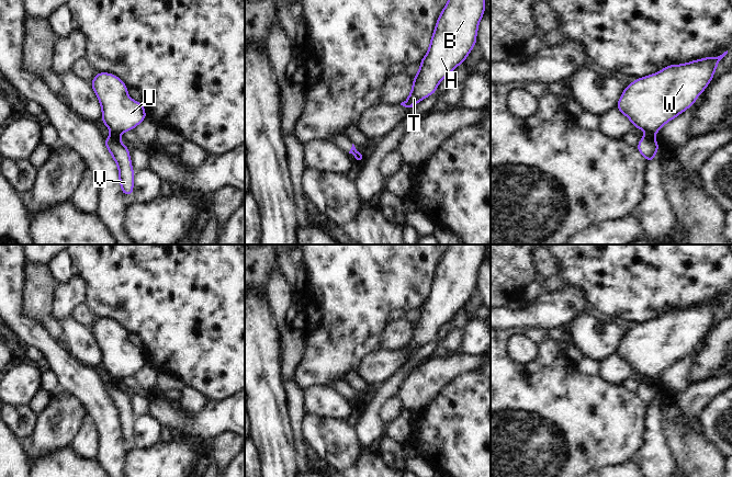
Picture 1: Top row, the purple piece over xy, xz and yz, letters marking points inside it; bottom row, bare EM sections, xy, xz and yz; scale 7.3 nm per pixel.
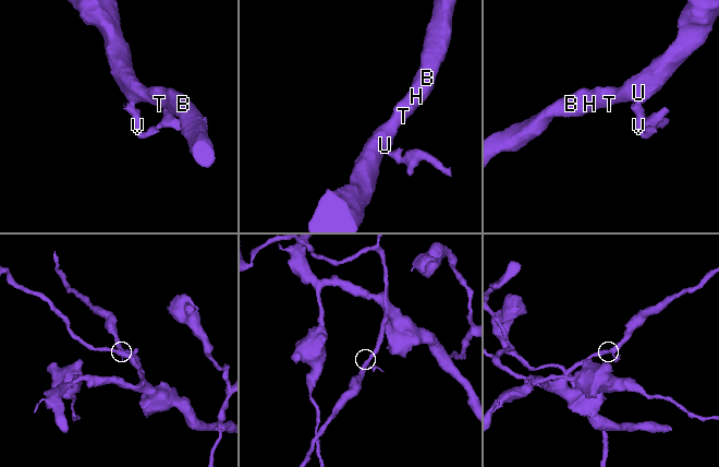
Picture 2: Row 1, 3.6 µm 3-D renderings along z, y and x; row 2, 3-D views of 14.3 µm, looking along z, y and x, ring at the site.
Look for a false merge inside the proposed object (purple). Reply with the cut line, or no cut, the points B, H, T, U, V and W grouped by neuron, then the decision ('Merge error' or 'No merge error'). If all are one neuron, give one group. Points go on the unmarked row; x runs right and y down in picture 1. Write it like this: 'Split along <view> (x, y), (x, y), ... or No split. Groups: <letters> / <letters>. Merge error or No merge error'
Split along yz (645, 381), (653, 383). Groups: B H T U W / V. Merge error.

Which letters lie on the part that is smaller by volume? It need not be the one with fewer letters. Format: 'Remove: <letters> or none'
Remove: V

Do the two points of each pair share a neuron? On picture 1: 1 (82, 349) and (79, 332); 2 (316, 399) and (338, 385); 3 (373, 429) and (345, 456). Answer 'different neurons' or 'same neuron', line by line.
1: same neuron
2: different neurons
3: different neurons

